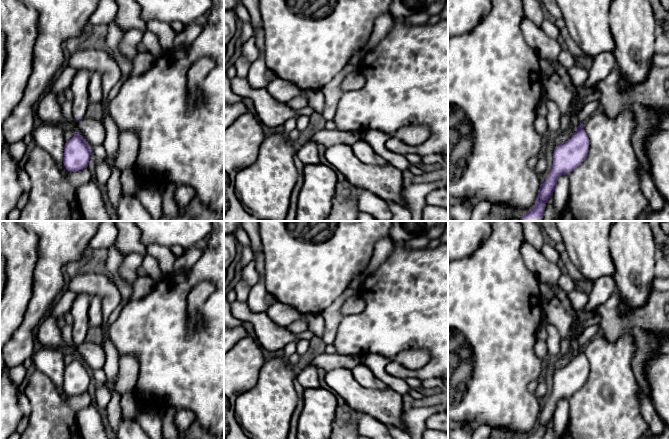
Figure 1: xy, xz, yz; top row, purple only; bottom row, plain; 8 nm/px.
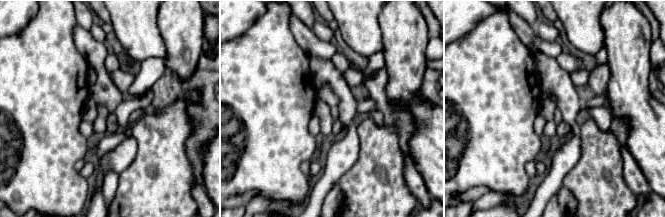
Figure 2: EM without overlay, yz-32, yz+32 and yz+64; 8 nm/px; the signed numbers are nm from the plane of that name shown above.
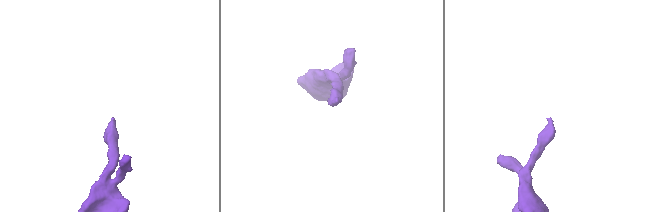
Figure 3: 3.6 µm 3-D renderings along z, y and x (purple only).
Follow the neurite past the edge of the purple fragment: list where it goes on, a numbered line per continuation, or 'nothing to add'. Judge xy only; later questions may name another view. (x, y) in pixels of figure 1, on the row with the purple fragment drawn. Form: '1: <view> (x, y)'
1: xy (79, 86)

